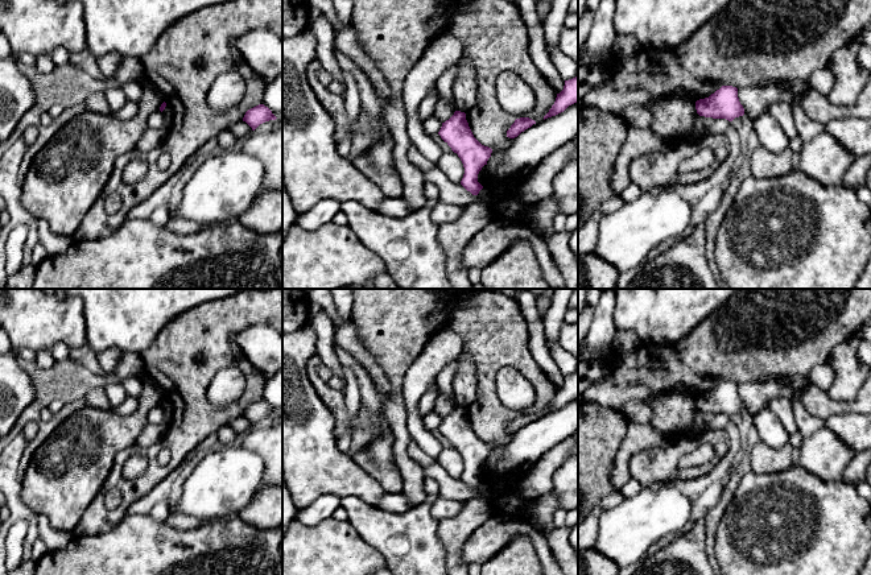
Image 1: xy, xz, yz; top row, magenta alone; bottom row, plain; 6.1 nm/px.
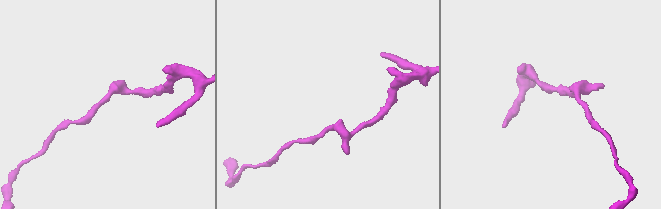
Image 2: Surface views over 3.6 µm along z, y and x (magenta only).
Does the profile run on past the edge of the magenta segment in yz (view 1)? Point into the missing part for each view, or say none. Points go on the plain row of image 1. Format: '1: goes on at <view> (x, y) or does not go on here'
1: does not go on here

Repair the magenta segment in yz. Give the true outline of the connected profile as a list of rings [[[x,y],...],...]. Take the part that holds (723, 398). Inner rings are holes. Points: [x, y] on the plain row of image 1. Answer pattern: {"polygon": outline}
{"polygon": [[[722,381],[709,393],[697,396],[695,405],[699,411],[728,417],[744,410],[744,404],[738,393],[738,384],[732,381]]]}

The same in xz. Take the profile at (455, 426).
{"polygon": [[[455,406],[449,415],[442,418],[438,430],[463,459],[465,469],[461,480],[472,491],[478,491],[483,484],[478,477],[478,469],[487,460],[492,444],[482,440],[474,433],[466,415],[466,409],[461,406]]]}

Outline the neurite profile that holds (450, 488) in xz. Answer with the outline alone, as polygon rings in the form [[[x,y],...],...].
[[[437,462],[422,467],[422,473],[425,477],[430,477],[437,481],[439,487],[438,497],[466,502],[472,497],[486,497],[490,499],[494,493],[494,488],[487,481],[483,483],[478,491],[472,491],[461,479],[451,477],[447,471],[439,466]]]

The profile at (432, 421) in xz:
[[[434,411],[425,414],[422,418],[424,427],[430,433],[433,430],[437,430],[439,427],[441,422],[442,422],[442,418],[438,414],[436,414]]]

